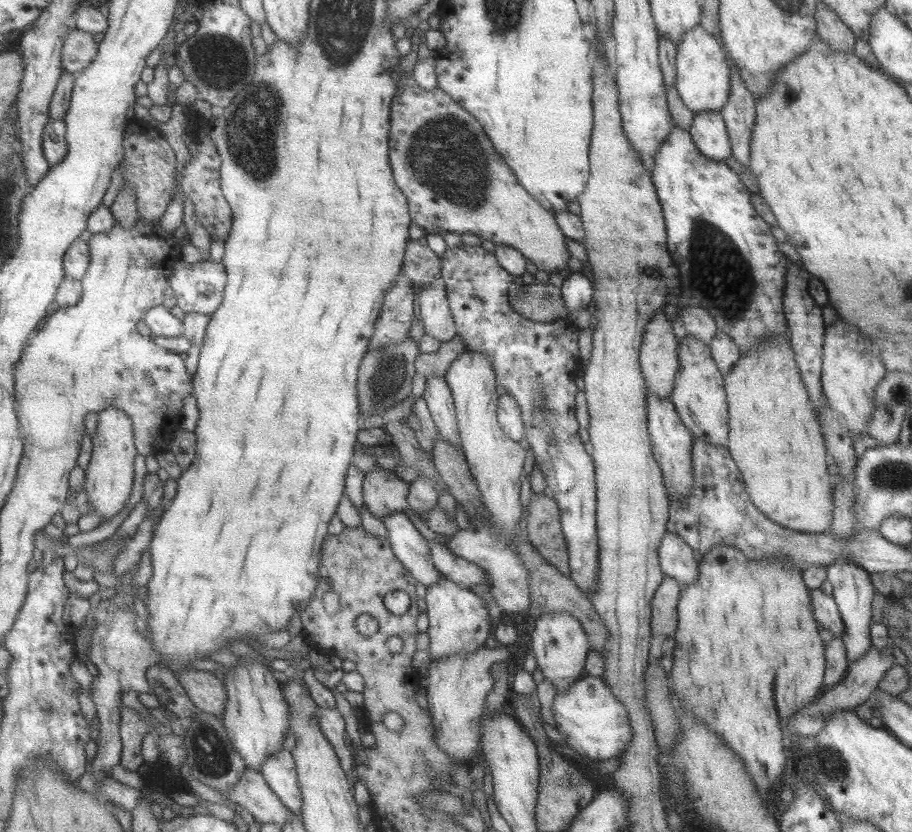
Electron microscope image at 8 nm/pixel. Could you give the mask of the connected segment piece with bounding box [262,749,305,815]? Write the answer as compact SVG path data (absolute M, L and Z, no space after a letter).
M284 749L266 761L262 772L270 787L278 793L286 806L293 813L303 815L305 794L302 793L298 768L297 758L293 751Z

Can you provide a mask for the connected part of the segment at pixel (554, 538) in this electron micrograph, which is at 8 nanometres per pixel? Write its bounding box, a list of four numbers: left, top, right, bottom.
[527,492,572,575]

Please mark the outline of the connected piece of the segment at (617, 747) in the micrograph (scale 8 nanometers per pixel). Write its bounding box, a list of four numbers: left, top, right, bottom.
[555,674,633,761]

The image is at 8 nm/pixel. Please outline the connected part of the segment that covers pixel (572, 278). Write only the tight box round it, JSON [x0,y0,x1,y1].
[563,266,592,317]

